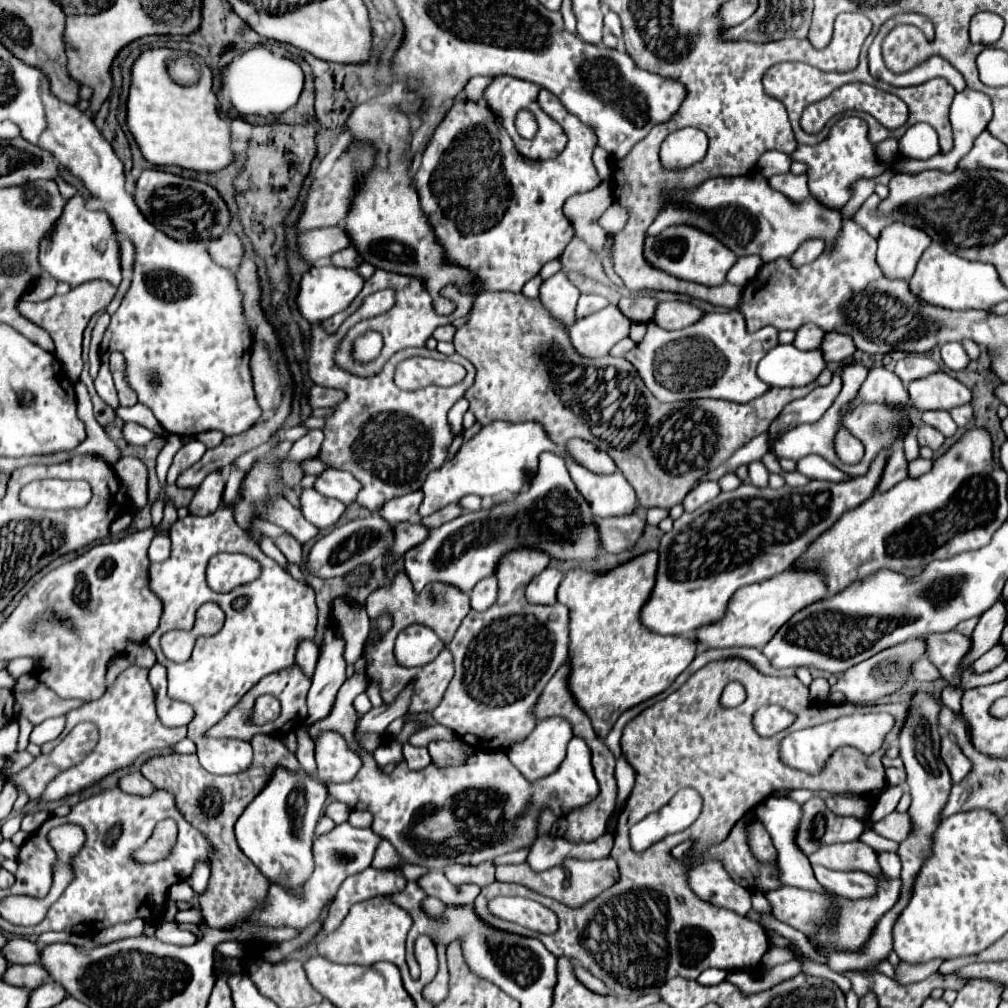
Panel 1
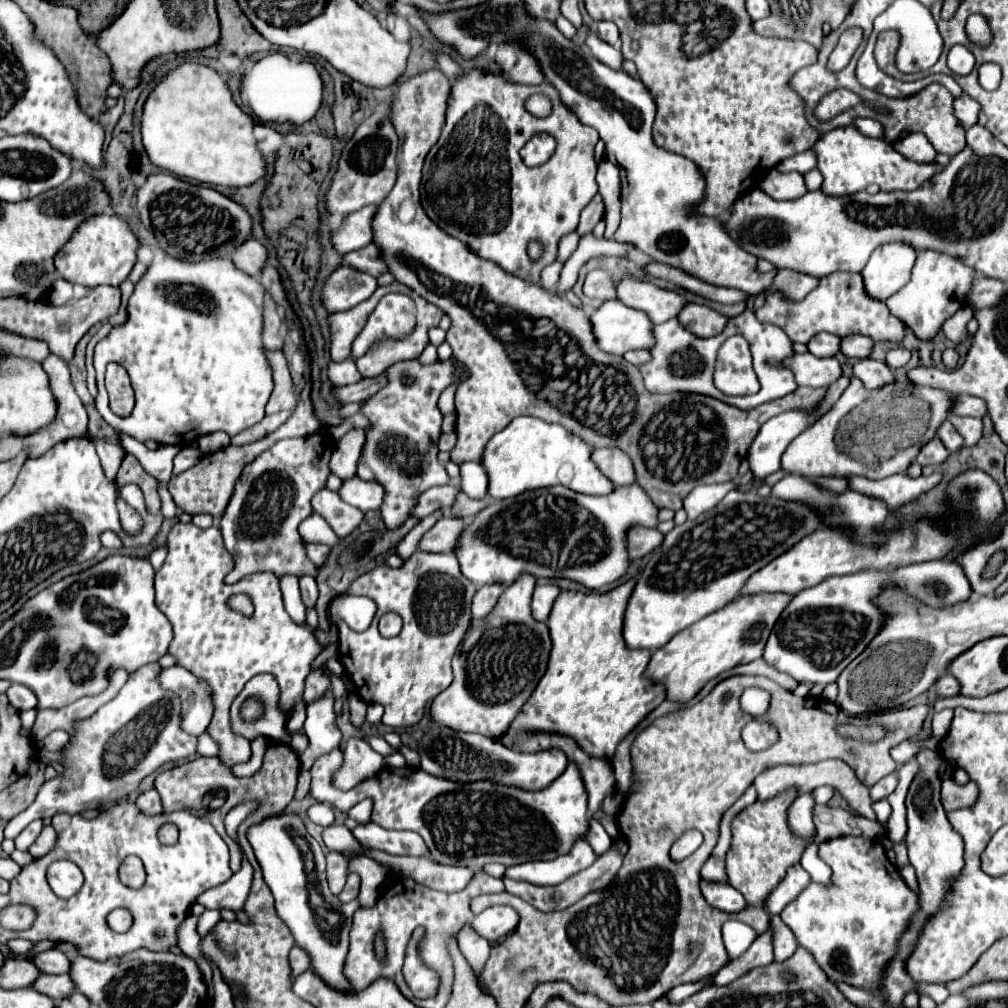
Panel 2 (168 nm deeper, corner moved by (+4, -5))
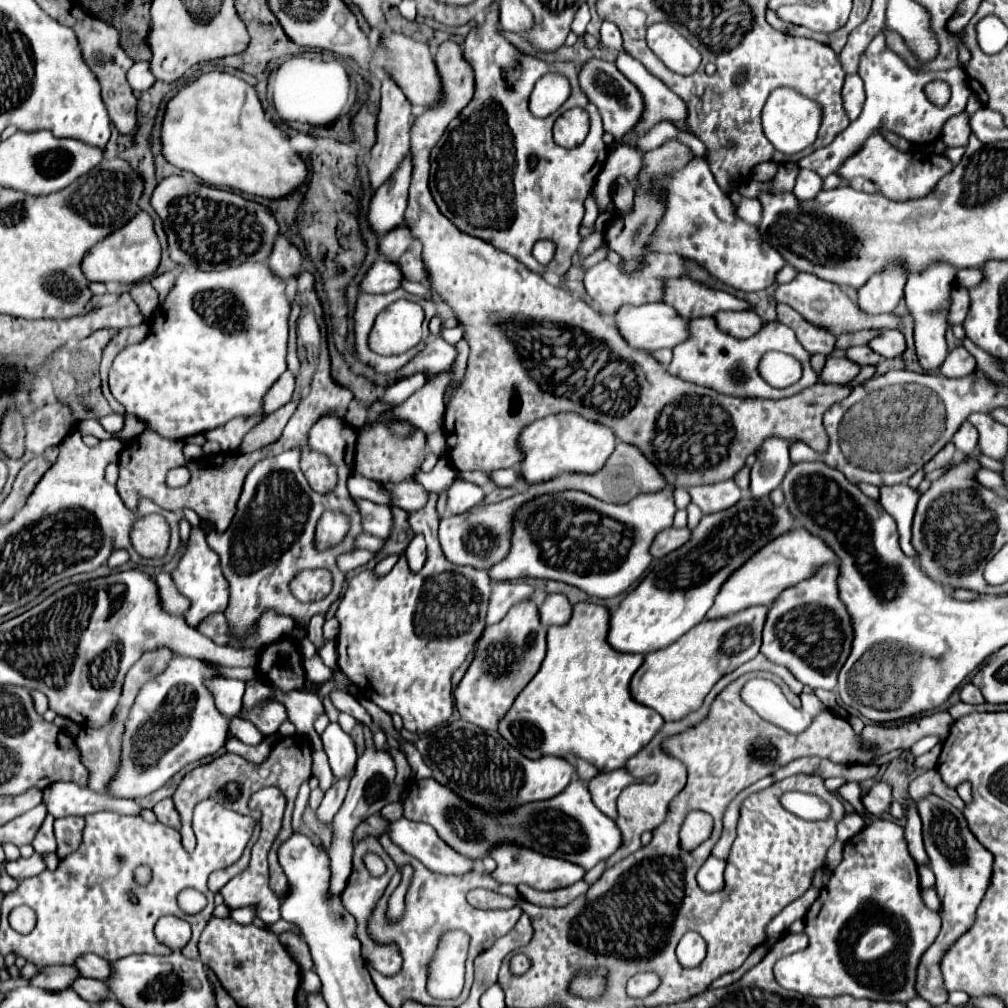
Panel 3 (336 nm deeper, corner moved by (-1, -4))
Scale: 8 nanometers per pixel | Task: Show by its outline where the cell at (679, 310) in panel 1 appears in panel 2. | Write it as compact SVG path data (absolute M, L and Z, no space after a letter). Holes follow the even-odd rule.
M686 304L686 308L682 308L682 312L678 312L676 318L680 318L682 324L686 324L686 330L704 338L722 332L728 320L726 316L710 310L708 306L698 306L698 304Z

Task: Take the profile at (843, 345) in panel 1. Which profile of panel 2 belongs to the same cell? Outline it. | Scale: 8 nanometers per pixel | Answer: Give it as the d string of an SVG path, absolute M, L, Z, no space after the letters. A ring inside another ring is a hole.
M844 336L840 344L840 354L846 358L866 358L872 352L872 340L868 336Z

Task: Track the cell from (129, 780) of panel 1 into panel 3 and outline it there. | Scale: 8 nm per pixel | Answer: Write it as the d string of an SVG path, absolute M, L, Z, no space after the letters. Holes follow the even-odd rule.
M163 799L161 803L157 803L153 807L157 819L167 825L167 827L173 827L173 829L181 829L181 819L179 819L179 813L175 811L175 805L171 799Z

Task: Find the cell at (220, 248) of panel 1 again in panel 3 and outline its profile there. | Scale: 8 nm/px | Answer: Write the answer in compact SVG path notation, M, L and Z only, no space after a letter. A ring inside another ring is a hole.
M279 237L275 241L273 253L267 259L269 269L275 275L279 275L283 281L289 281L289 279L297 277L299 271L301 271L301 263L303 263L301 251L289 239L285 239L285 237Z

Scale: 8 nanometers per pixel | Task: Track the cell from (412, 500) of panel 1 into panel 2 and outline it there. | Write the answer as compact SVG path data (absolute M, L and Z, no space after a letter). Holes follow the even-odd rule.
M446 484L446 486L438 486L438 488L428 488L426 492L422 492L422 496L418 498L418 504L412 508L410 516L414 518L424 518L428 514L432 514L436 508L446 508L450 510L450 506L456 500L456 494L460 492L460 488L456 484Z

